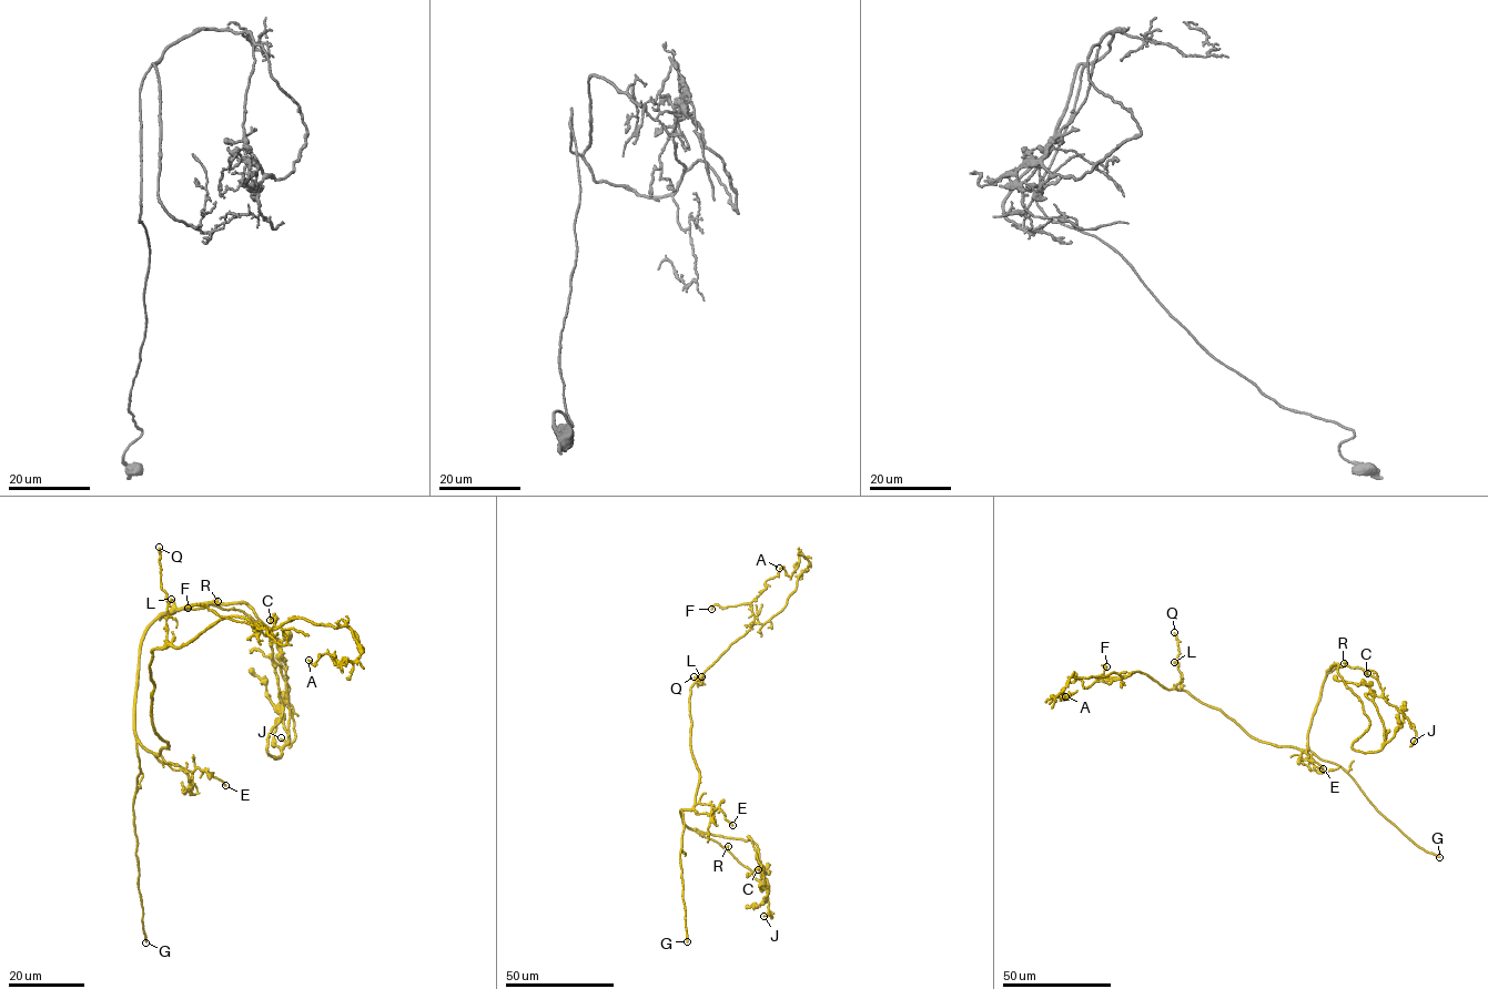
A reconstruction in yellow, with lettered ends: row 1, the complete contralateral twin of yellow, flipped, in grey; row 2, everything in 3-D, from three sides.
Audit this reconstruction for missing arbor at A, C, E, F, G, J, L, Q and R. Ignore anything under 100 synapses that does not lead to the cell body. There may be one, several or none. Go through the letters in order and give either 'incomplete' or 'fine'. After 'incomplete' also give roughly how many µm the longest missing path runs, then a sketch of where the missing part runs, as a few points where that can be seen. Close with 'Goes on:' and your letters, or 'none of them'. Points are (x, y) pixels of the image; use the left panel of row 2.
A: fine
C: fine
E: fine
F: fine
G: incomplete; missing 60 µm
J: fine
L: fine
Q: fine
R: fine
Goes on: G

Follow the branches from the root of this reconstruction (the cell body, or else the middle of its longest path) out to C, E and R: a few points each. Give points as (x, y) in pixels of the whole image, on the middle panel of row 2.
C: (691, 809), (680, 809), (687, 826), (718, 843), (760, 879), (758, 869)
E: (691, 809), (696, 814), (710, 814), (719, 807), (732, 825)
R: (691, 809), (680, 809), (686, 825), (724, 847), (728, 846)

